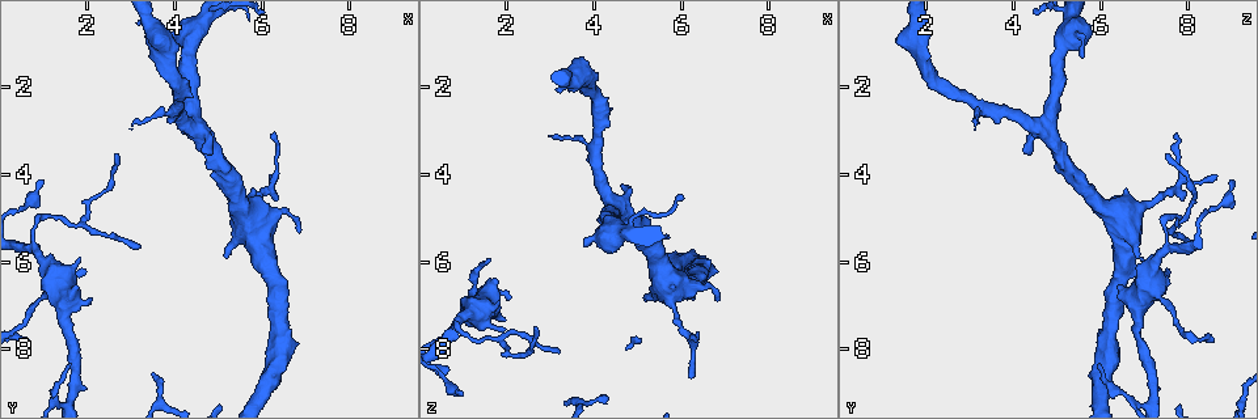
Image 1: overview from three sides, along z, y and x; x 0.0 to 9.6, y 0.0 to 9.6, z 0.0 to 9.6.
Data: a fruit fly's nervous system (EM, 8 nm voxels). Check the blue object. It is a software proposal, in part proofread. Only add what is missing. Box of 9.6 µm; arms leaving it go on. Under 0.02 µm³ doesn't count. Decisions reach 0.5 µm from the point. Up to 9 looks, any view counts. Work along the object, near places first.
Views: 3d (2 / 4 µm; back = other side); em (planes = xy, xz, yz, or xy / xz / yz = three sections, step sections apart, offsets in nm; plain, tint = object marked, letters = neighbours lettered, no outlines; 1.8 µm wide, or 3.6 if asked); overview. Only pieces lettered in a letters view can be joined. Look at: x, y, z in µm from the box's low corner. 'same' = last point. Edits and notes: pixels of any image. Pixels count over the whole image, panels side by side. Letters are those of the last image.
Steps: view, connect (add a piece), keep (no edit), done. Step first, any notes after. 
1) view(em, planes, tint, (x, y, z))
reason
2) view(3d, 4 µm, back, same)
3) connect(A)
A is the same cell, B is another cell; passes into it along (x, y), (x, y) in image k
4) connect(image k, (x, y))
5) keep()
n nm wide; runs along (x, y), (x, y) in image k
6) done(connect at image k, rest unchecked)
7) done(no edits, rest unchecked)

view(em, 3.6 µm, planes, letters, (5.80, 4.60, 7.25))
calibre changes

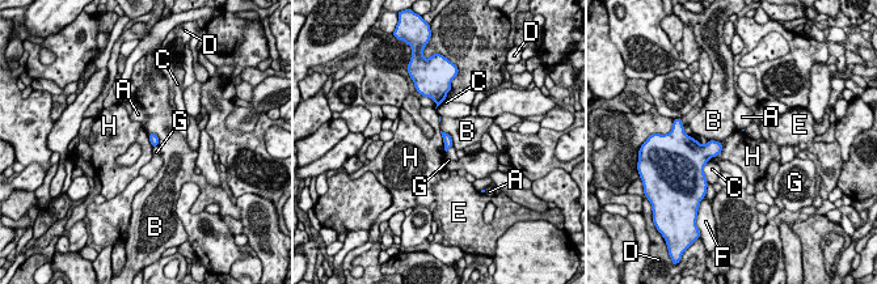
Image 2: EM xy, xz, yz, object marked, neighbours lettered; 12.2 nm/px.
keep()
50 nm wide; A, B, C, D, E, F, G and H are other cells; border along (439, 131), (446, 151) in image 2; no lettered piece goes on from it

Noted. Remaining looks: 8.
view(em, planes, letters, (2.00, 6.30, 7.60))
branch stops here

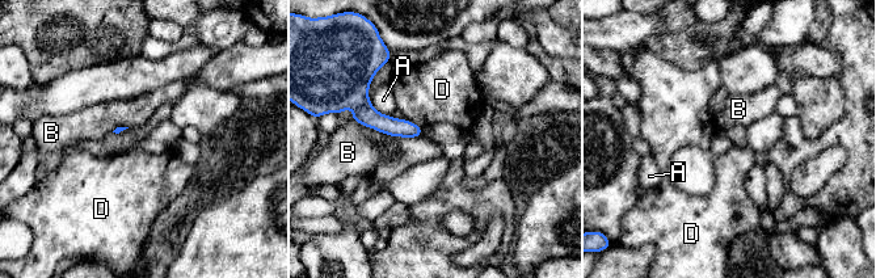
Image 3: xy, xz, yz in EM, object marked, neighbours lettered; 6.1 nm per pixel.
keep()
A, B and D are other cells; runs along (362, 113), (392, 127), (418, 133) in image 3; none of them fits

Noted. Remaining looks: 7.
view(em, planes, letters, (0.70, 7.80, 8.45))
thin end

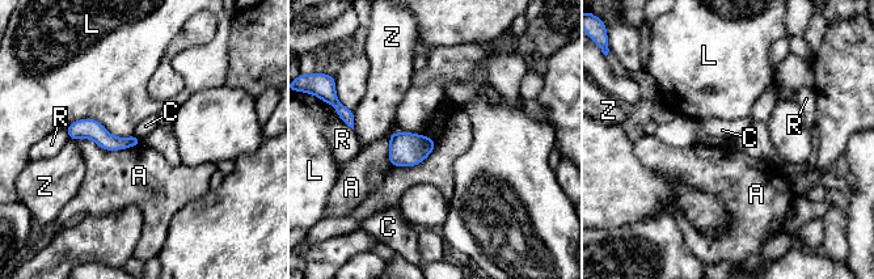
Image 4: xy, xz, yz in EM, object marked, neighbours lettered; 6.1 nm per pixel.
keep()
90 nm wide; A, C, L, R and Z are other cells; none of them fits

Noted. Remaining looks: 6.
view(3d, 2 µm, (1.65, 8.35, 6.00))
free end

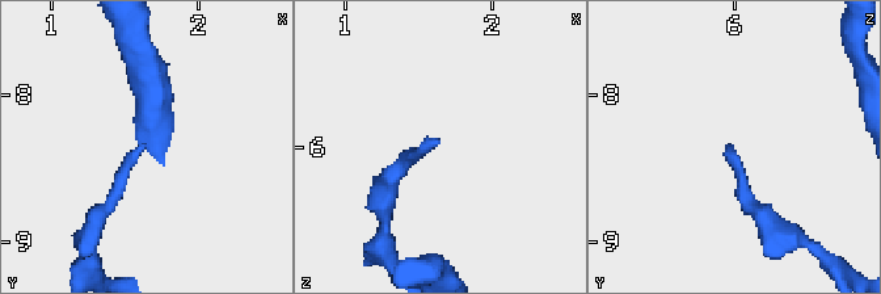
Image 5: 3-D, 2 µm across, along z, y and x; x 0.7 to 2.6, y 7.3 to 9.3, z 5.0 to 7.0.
view(em, planes, letters, (1.60, 8.34, 5.98))
shape alone is not enough

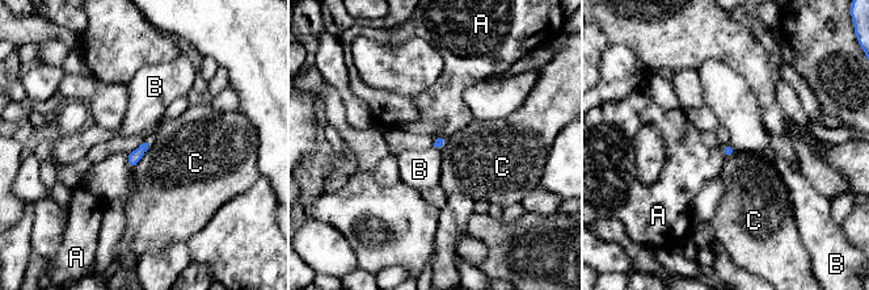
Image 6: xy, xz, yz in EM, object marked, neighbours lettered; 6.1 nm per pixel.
keep()
A, B and C are other cells; border along (730, 143), (735, 150) in image 6; none of them fits

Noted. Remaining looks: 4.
done(no edits, rest unchecked)

